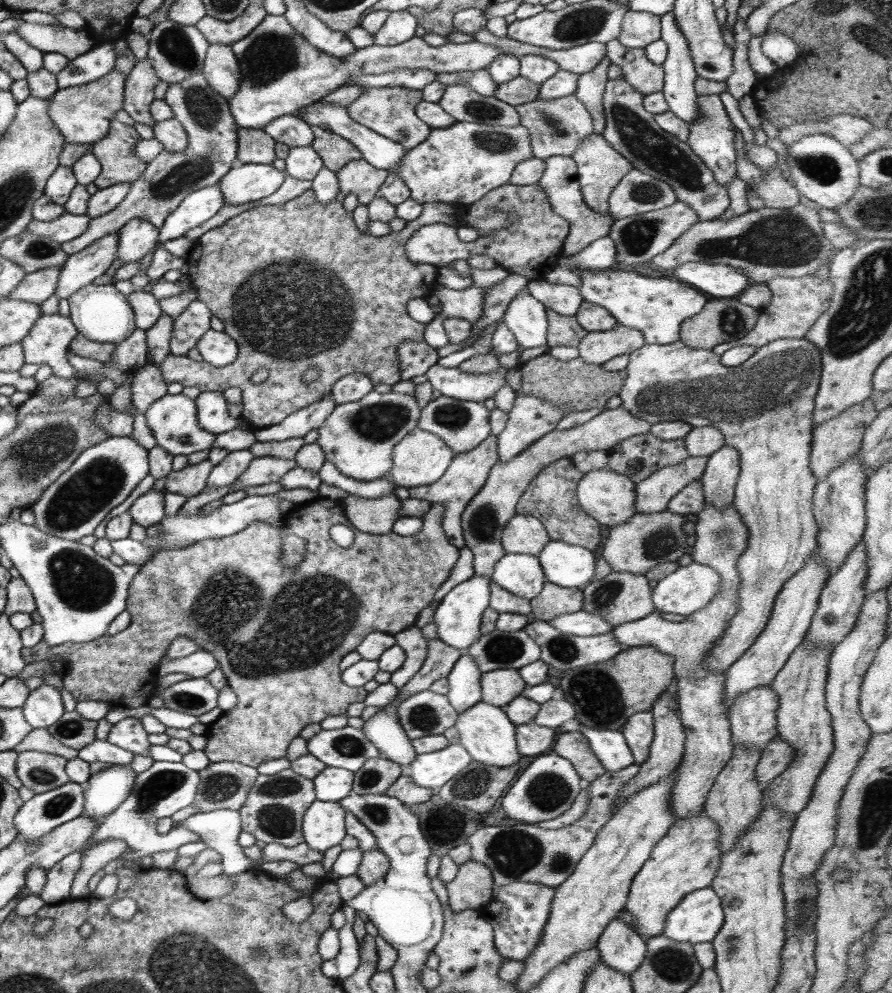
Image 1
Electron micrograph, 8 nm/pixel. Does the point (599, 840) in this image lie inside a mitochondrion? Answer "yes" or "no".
no

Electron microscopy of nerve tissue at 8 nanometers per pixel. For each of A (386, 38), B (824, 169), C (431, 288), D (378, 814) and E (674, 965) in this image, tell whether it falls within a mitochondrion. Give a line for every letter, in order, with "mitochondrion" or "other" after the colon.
A: other
B: mitochondrion
C: other
D: mitochondrion
E: mitochondrion

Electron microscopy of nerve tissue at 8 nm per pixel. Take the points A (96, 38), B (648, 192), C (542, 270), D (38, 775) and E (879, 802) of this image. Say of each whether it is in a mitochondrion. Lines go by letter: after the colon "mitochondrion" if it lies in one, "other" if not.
A: other
B: mitochondrion
C: other
D: mitochondrion
E: mitochondrion

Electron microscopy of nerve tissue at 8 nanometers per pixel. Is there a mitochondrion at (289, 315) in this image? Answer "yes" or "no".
yes

